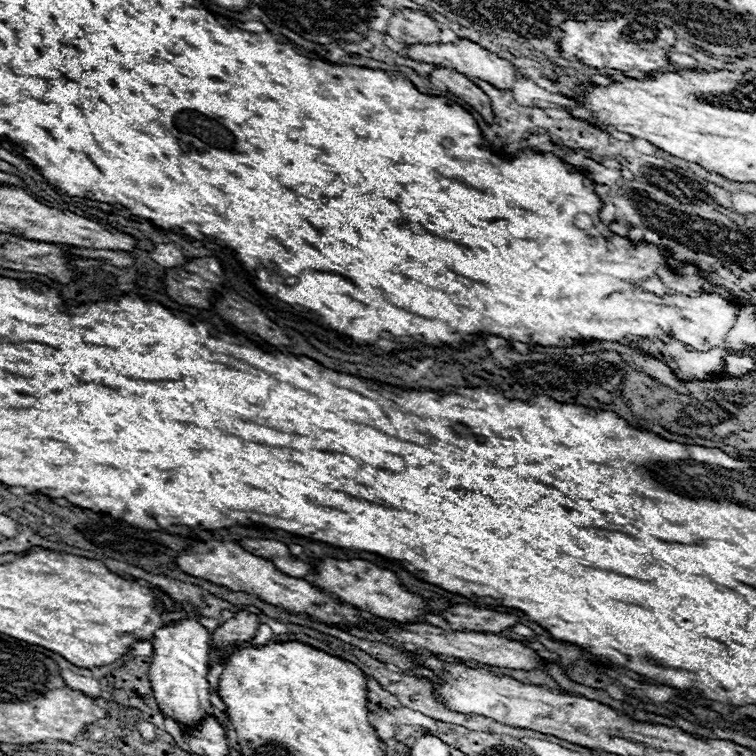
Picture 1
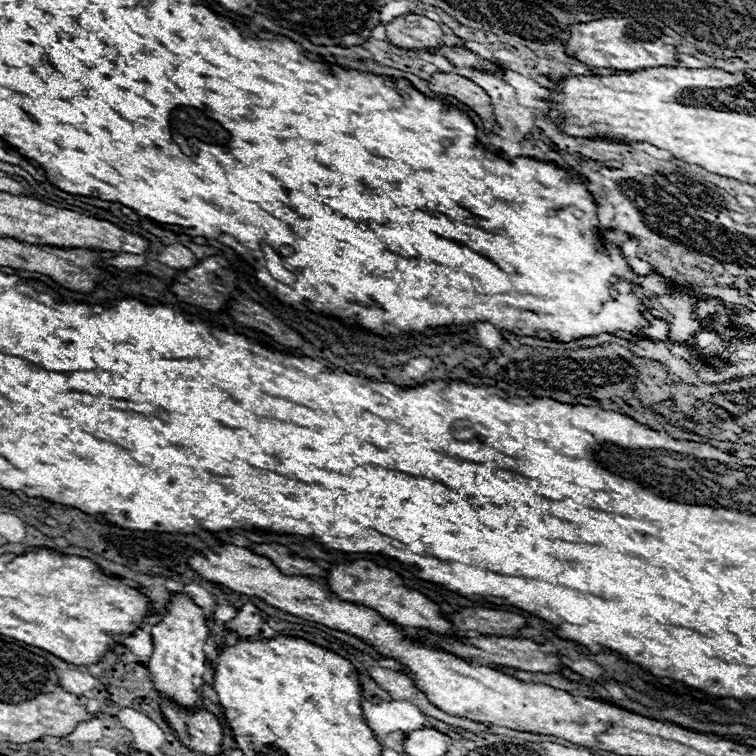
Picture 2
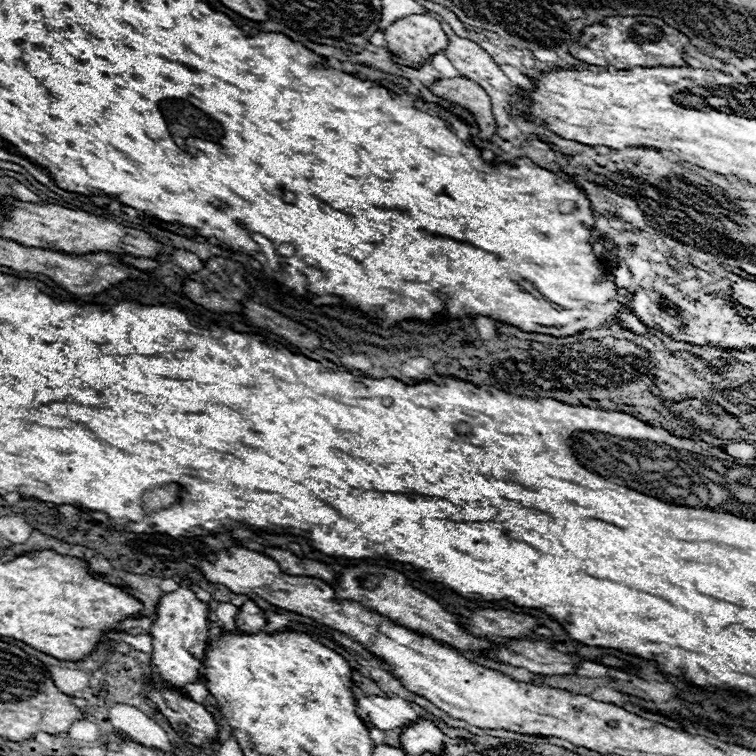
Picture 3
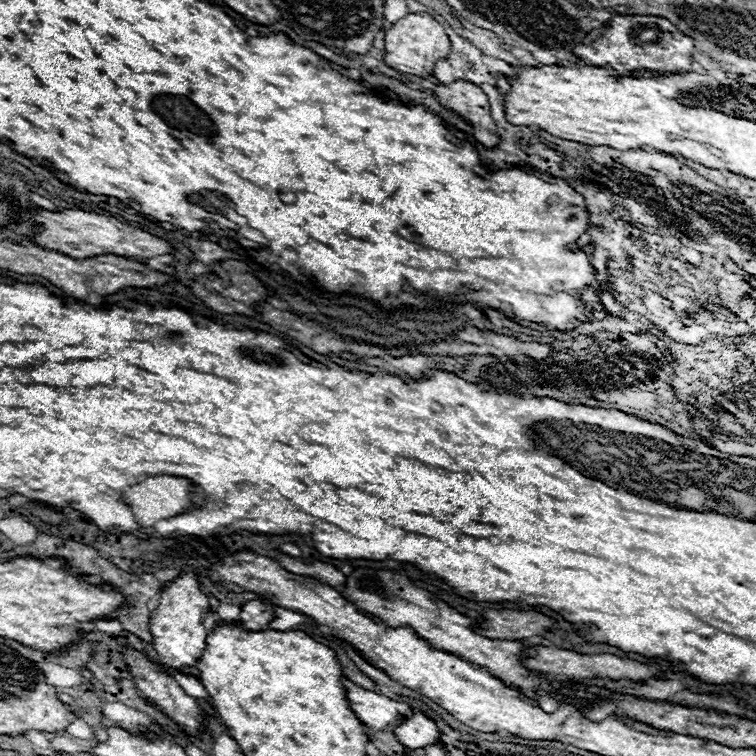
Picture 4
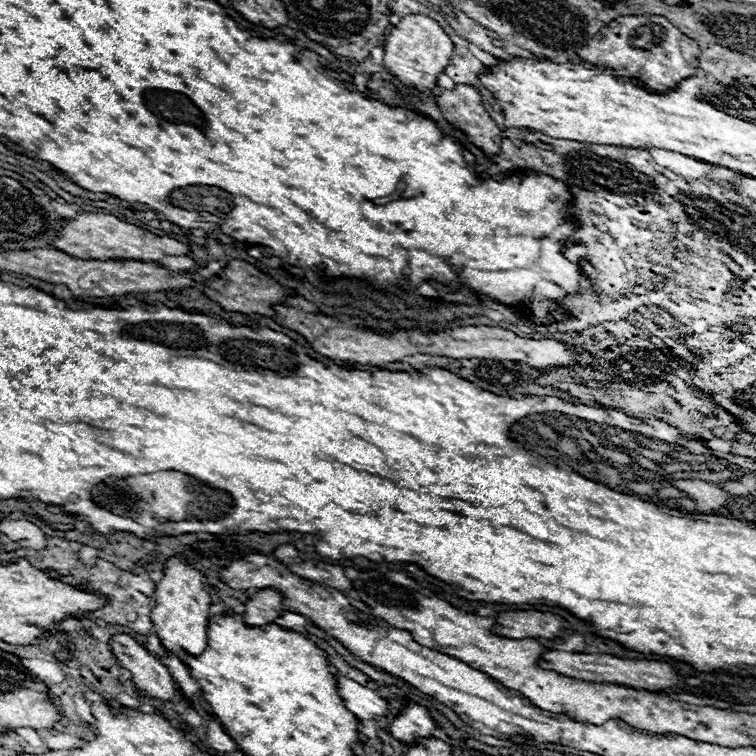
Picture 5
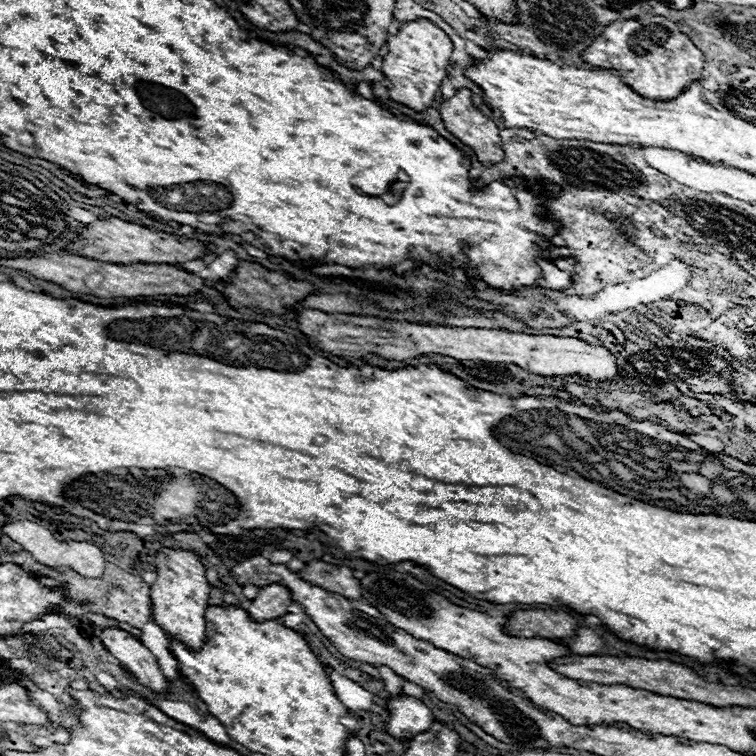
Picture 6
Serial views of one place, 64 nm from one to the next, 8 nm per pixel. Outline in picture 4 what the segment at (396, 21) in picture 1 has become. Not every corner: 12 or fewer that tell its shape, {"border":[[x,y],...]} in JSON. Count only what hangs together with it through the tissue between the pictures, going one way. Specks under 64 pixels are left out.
{"border":[[426,12],[406,14],[384,36],[384,62],[428,76],[450,52]]}

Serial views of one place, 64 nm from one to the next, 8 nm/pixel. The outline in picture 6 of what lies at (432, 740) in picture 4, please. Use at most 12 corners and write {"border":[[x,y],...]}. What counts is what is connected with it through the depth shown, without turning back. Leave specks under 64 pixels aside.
{"border":[[392,696],[386,724],[394,738],[430,730],[434,716],[412,696]]}

